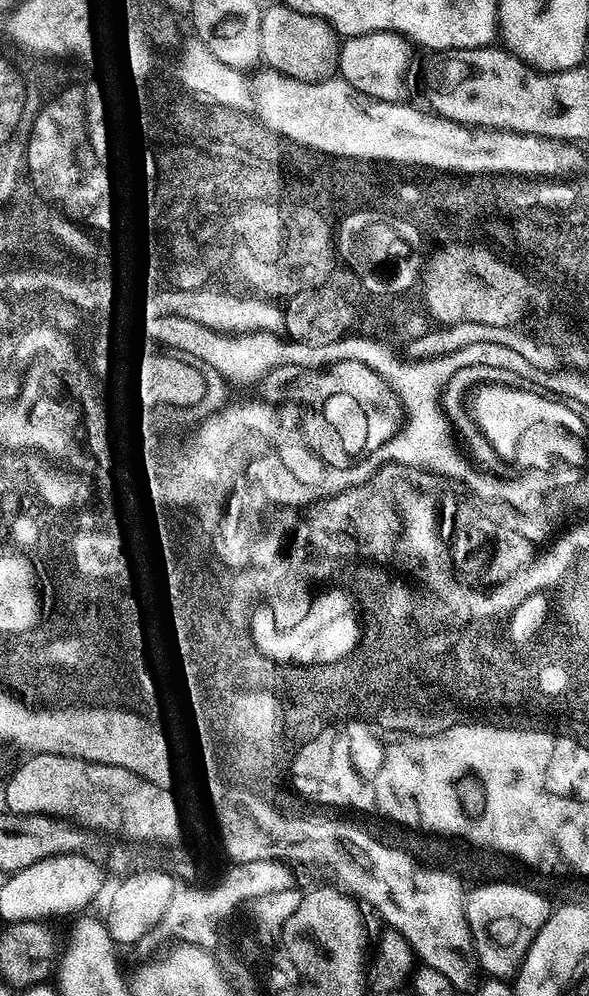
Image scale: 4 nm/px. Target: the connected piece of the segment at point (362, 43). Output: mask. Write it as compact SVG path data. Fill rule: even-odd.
M371 32L347 37L340 45L338 72L350 86L375 100L403 101L408 84L408 67L412 64L413 45L399 32Z

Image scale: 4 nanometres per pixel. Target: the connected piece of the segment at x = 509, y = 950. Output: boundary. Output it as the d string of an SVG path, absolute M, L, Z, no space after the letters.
M501 883L498 886L474 890L470 898L470 910L468 911L468 928L472 932L472 947L475 959L488 971L487 975L492 978L512 978L520 971L524 961L535 940L535 936L543 928L548 916L553 911L553 905L548 905L548 900L543 891L537 890L524 884Z

